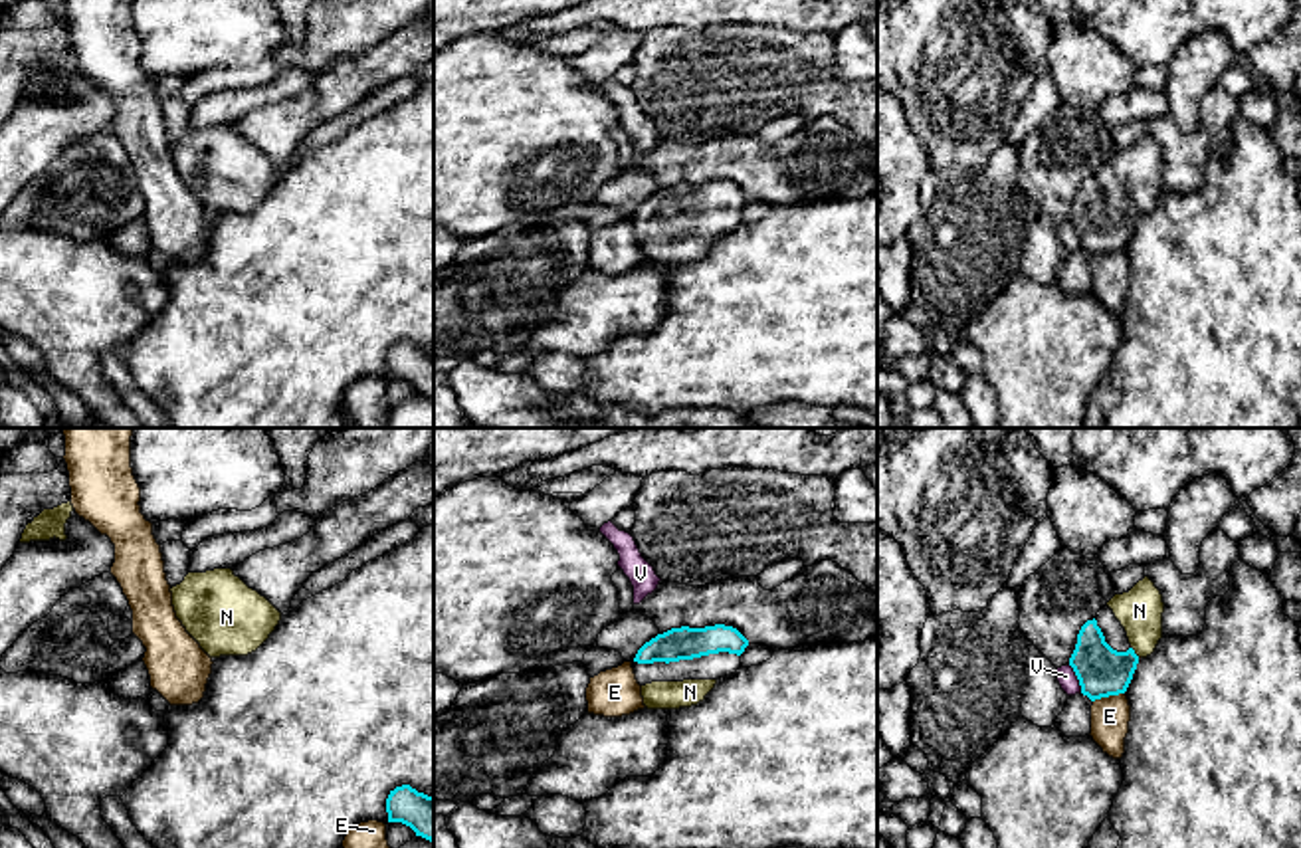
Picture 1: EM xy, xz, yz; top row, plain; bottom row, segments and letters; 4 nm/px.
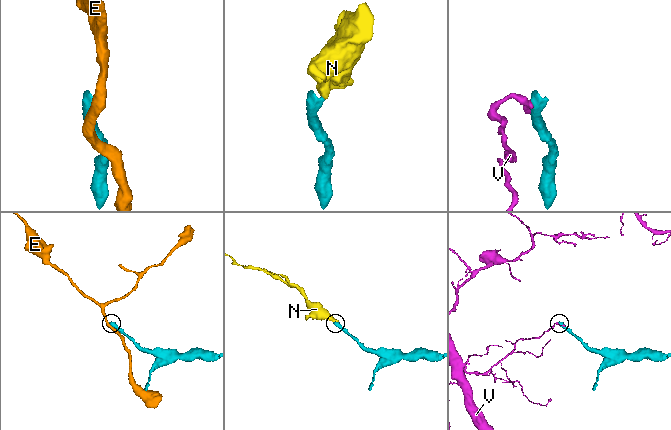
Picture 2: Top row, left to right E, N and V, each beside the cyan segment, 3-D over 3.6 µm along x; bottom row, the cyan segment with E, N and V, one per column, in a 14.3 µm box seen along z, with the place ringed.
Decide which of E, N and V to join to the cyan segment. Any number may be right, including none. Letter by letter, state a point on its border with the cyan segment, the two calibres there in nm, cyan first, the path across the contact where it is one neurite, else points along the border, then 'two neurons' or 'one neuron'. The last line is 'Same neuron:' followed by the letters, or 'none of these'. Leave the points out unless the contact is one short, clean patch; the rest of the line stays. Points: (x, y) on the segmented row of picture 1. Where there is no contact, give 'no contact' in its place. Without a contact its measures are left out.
E: meets cyan in yz at (1107, 696); 200 nm thick on the cyan side, 160 nm on the other; two neurons
N: meets cyan in yz at (1133, 652); 200 nm thick on the cyan side, 190 nm on the other; runs through yz (1101, 672), (1111, 672), (1133, 652), (1139, 611); one neuron
V: meets cyan in yz at (1078, 678); 200 nm thick on the cyan side, 80 nm on the other; border along yz (1068, 664), (1082, 692); two neurons
Same neuron: N

